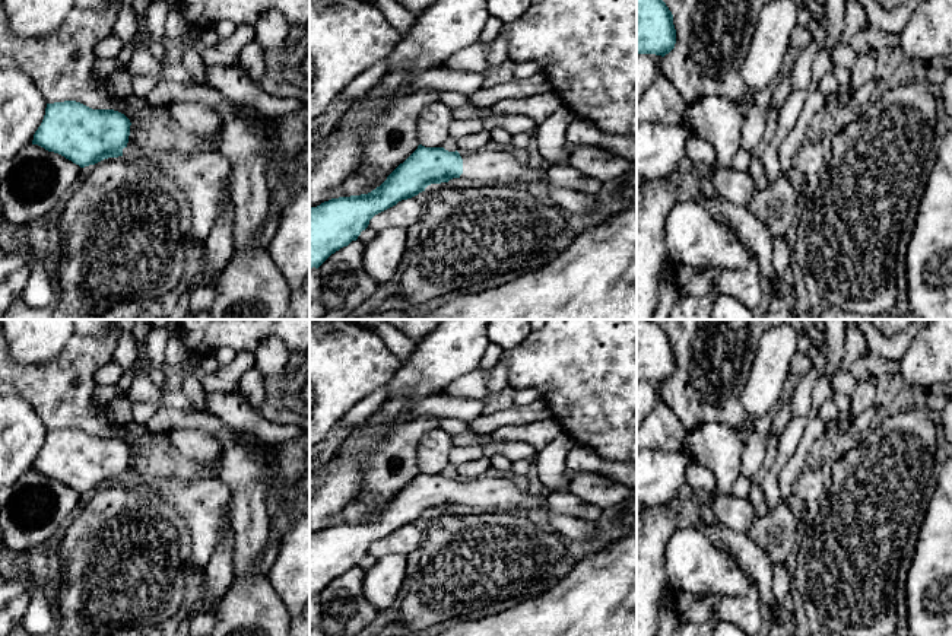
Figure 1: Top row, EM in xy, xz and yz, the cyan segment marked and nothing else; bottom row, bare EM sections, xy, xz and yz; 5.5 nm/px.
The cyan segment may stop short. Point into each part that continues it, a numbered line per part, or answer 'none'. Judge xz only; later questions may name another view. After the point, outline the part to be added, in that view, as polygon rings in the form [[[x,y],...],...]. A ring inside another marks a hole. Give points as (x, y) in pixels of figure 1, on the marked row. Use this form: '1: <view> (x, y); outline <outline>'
1: xz (491, 165); outline [[[488,146],[479,152],[460,153],[463,159],[463,174],[460,178],[479,179],[483,184],[507,185],[513,181],[524,184],[542,184],[548,188],[555,206],[571,213],[588,213],[596,207],[594,197],[574,190],[550,187],[548,168],[537,169],[529,163],[520,163],[513,152]]]

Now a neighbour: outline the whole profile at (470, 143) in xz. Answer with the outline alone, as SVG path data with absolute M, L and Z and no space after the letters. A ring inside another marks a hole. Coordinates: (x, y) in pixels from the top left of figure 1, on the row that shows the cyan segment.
M486 130L456 140L456 147L458 153L479 152L488 146L491 146L491 137Z

